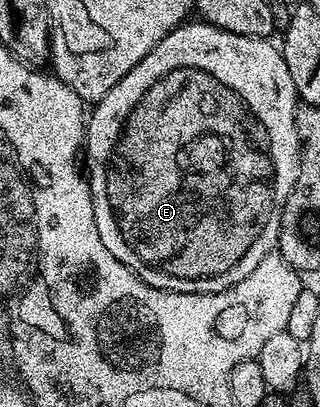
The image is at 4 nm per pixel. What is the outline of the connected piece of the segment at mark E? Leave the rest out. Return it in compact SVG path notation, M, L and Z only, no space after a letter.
M203 21L192 22L175 27L165 39L158 41L156 48L146 53L146 57L91 108L86 119L86 175L92 188L94 221L98 225L100 243L106 245L122 265L146 281L146 285L158 289L178 293L222 293L238 285L246 273L254 273L258 261L269 258L277 250L284 206L300 172L300 138L296 128L298 96L294 81L290 81L290 69L286 69L284 52L277 44L275 47L264 37L223 31Z

